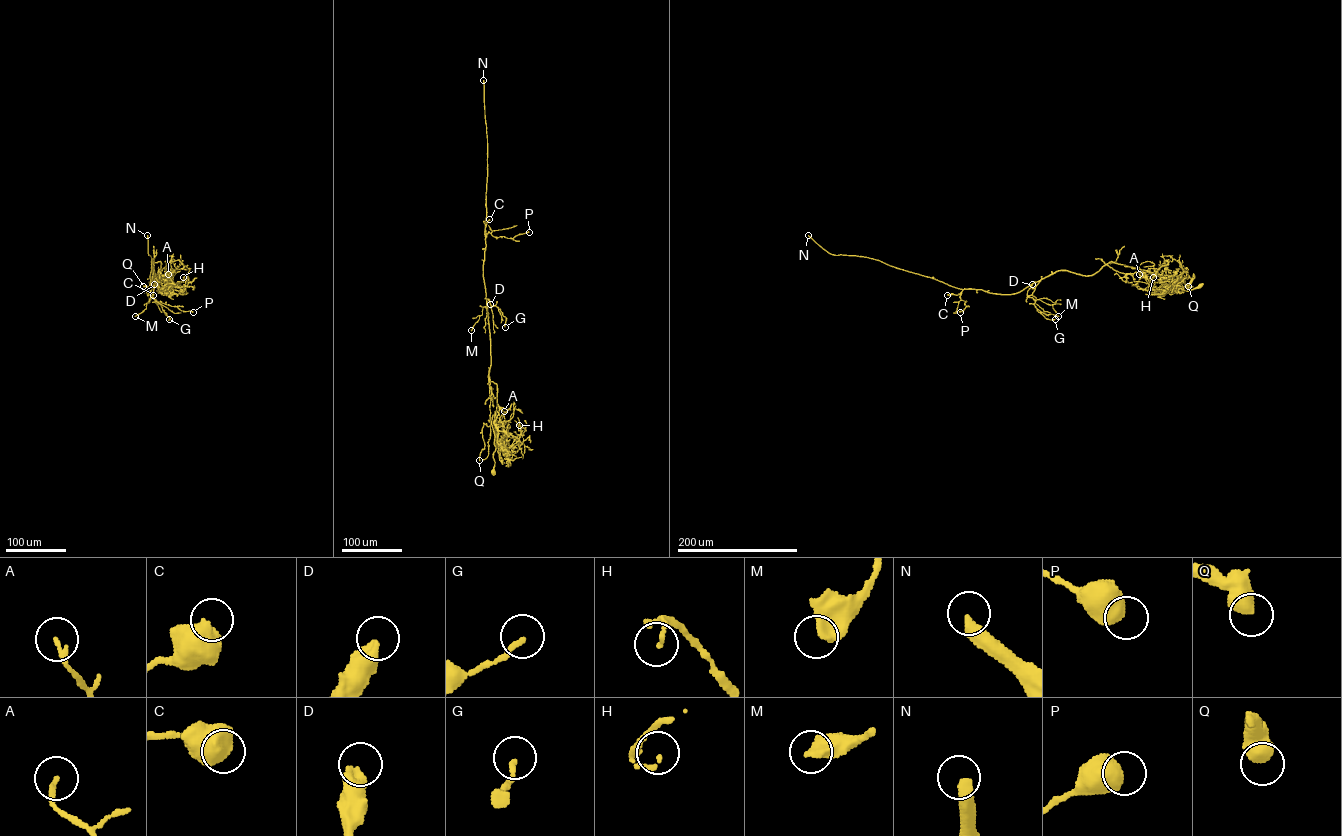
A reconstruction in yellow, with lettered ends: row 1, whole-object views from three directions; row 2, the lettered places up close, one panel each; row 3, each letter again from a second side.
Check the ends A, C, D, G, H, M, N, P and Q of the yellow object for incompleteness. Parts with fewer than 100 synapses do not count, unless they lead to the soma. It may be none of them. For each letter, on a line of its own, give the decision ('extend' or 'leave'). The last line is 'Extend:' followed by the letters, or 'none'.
A: leave
C: leave
D: leave
G: leave
H: leave
M: leave
N: extend
P: leave
Q: leave
Extend: N

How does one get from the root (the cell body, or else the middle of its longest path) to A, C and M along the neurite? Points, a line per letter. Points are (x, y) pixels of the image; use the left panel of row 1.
A: (157, 285), (159, 292), (155, 284), (157, 273), (161, 289), (166, 284), (174, 284), (168, 274)
C: (157, 285), (159, 292), (160, 261), (152, 264), (155, 275), (154, 270), (147, 294), (149, 289), (153, 295)
M: (157, 285), (159, 292), (155, 282), (160, 261), (152, 264), (151, 299), (135, 316)

